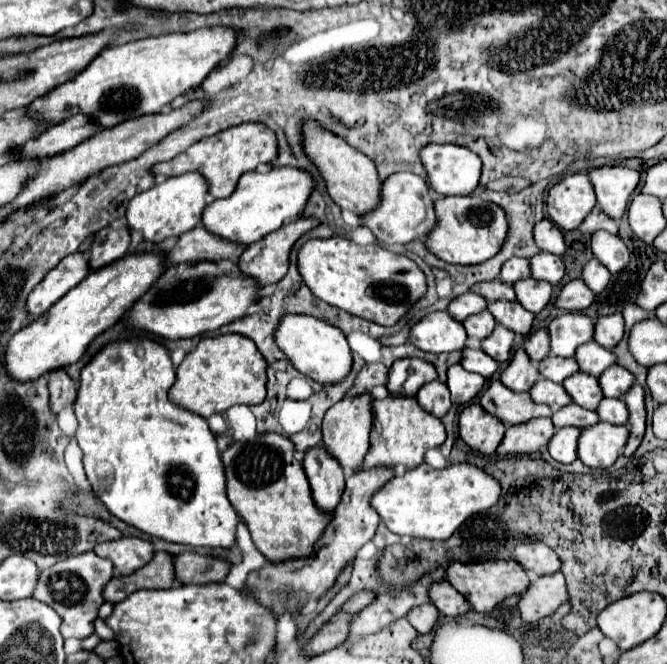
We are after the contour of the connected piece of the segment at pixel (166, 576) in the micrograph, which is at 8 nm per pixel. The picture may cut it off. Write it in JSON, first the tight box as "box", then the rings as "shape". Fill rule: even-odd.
{"box":[104,552,174,602],"shape":[[[156,552],[154,558],[140,570],[136,570],[130,576],[114,576],[108,586],[104,588],[104,598],[108,602],[116,600],[116,590],[124,590],[126,594],[132,594],[140,588],[172,588],[174,586],[174,570],[172,570],[174,558],[168,552]]]}

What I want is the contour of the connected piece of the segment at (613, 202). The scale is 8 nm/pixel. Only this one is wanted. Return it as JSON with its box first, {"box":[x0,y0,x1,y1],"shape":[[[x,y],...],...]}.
{"box":[588,166,640,220],"shape":[[[602,166],[602,168],[592,168],[588,176],[596,190],[598,206],[610,218],[620,220],[632,192],[638,186],[640,174],[626,166]]]}

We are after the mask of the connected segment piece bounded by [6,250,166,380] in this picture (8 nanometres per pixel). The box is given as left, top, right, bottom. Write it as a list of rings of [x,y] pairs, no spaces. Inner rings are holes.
[[[146,250],[142,254],[126,254],[110,266],[92,270],[78,286],[62,296],[48,312],[12,336],[6,350],[6,368],[14,380],[36,380],[38,376],[74,364],[84,354],[96,334],[116,324],[134,302],[150,288],[166,264],[160,264],[162,250]]]

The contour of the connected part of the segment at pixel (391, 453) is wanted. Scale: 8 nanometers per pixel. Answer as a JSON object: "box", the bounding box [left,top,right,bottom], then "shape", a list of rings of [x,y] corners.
{"box":[360,396,446,470],"shape":[[[388,396],[384,400],[374,400],[372,413],[374,424],[372,424],[372,432],[370,432],[370,450],[368,450],[360,470],[378,468],[378,466],[392,468],[398,464],[404,464],[406,468],[420,466],[424,462],[426,450],[438,448],[446,440],[444,424],[436,416],[422,412],[416,398]]]}

